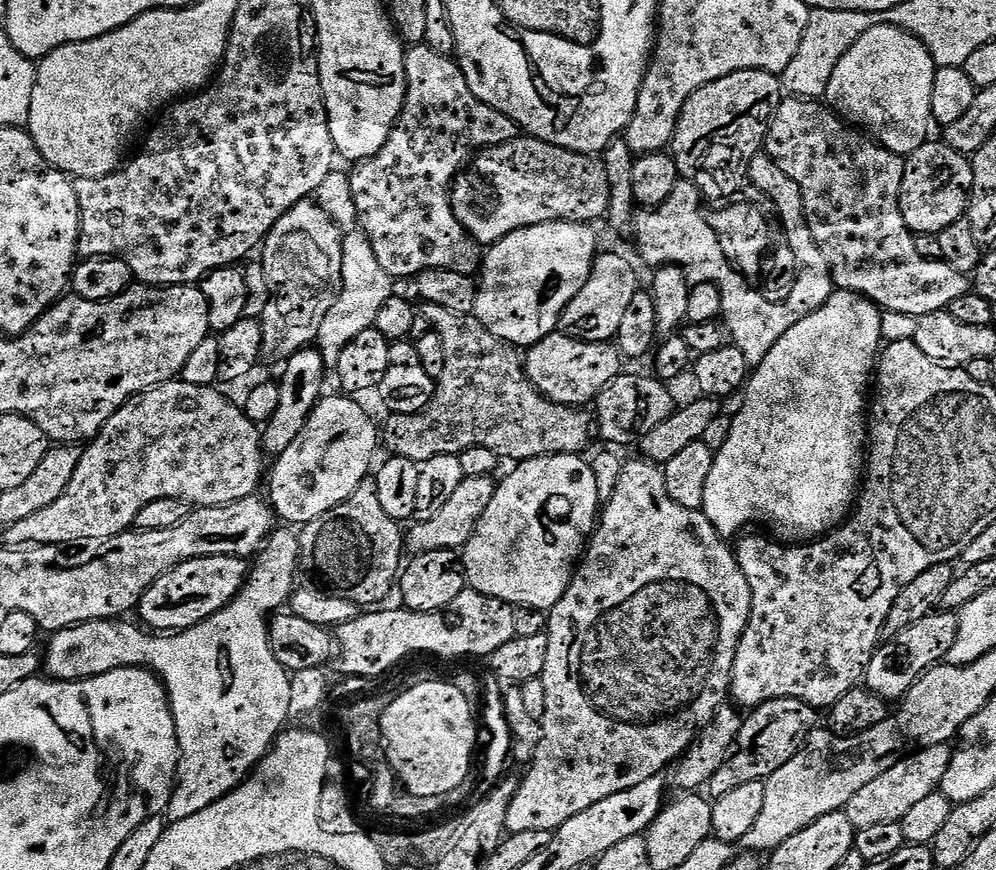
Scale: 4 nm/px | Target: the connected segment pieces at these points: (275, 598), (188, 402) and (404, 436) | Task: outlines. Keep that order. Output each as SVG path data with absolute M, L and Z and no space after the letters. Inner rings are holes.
M273 531L263 547L255 553L256 565L253 568L251 565L242 587L232 601L198 626L184 632L153 634L135 623L123 624L125 621L120 618L91 620L51 633L49 640L52 641L49 642L48 649L43 649L43 671L54 680L85 680L119 668L146 668L160 677L160 683L168 691L180 747L176 786L172 789L173 809L208 808L227 796L239 784L243 784L249 773L268 755L268 749L289 723L292 677L270 650L268 622L270 614L283 609L289 603L294 591L296 576L298 577L300 541L295 531L280 531Z
M182 379L168 380L157 388L147 388L138 396L131 396L127 402L116 411L102 426L97 436L87 441L86 447L80 453L80 461L66 486L64 493L58 500L46 510L38 510L38 514L30 514L30 518L22 518L22 522L14 522L8 528L3 529L3 543L8 546L35 546L38 544L69 544L78 542L82 538L110 538L129 531L135 525L138 518L138 510L150 502L158 502L158 498L178 498L183 504L197 508L209 508L210 506L222 506L230 502L238 502L247 496L257 495L256 487L261 484L266 476L266 453L262 443L261 429L251 421L244 413L243 407L228 402L219 393L216 386L190 386L190 382Z
M424 304L422 314L428 320L428 326L431 331L438 334L438 338L442 338L442 347L446 353L446 367L442 369L442 378L435 380L436 389L430 398L430 402L422 410L418 410L414 414L395 414L385 415L383 424L382 420L382 444L389 449L391 455L401 456L407 460L412 460L416 464L423 464L430 458L438 458L438 454L450 454L451 456L459 456L462 450L470 450L470 446L486 446L486 450L494 450L494 454L503 458L505 461L519 462L522 460L533 460L534 458L542 458L543 456L574 456L583 453L584 447L588 444L588 439L594 436L594 424L590 419L587 411L581 410L579 407L570 404L559 404L553 400L547 400L541 392L530 382L530 378L524 373L524 356L521 349L515 344L507 344L502 338L498 338L494 334L490 334L490 330L486 330L486 326L482 326L482 322L477 320L475 315L463 316L462 314L454 314L454 310L446 310L446 306L434 306L433 304Z

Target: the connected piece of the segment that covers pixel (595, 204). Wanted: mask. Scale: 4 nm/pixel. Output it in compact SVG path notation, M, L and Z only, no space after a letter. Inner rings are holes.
M524 134L519 138L493 148L482 148L474 157L476 168L461 170L452 182L450 195L454 218L481 246L497 244L506 234L530 226L538 226L555 220L569 220L575 224L591 225L592 220L603 221L610 206L610 181L603 159L587 156L574 150L562 150L550 146L550 142L535 140Z

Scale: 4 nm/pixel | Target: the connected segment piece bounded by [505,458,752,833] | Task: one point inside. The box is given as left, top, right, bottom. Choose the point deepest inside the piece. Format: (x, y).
(641, 648)

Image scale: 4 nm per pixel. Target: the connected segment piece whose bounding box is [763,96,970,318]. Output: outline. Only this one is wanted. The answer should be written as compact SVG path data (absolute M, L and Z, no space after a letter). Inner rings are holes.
M788 96L781 99L778 110L772 115L772 120L768 123L768 133L764 139L763 151L781 170L785 171L786 174L790 174L790 178L794 178L794 182L798 182L798 186L802 190L802 202L806 210L806 222L810 226L810 234L814 238L814 242L818 242L818 250L822 250L822 254L830 266L832 283L837 289L845 292L857 292L860 296L873 300L885 313L896 312L899 315L908 315L915 318L951 309L953 307L951 304L955 300L962 299L967 292L970 292L970 280L965 273L954 270L954 266L950 266L945 260L931 260L922 254L918 254L916 236L906 226L900 209L900 191L902 190L905 157L894 154L889 148L882 147L880 143L873 140L871 136L865 134L861 129L837 116L828 107L827 103L806 100L803 96Z

